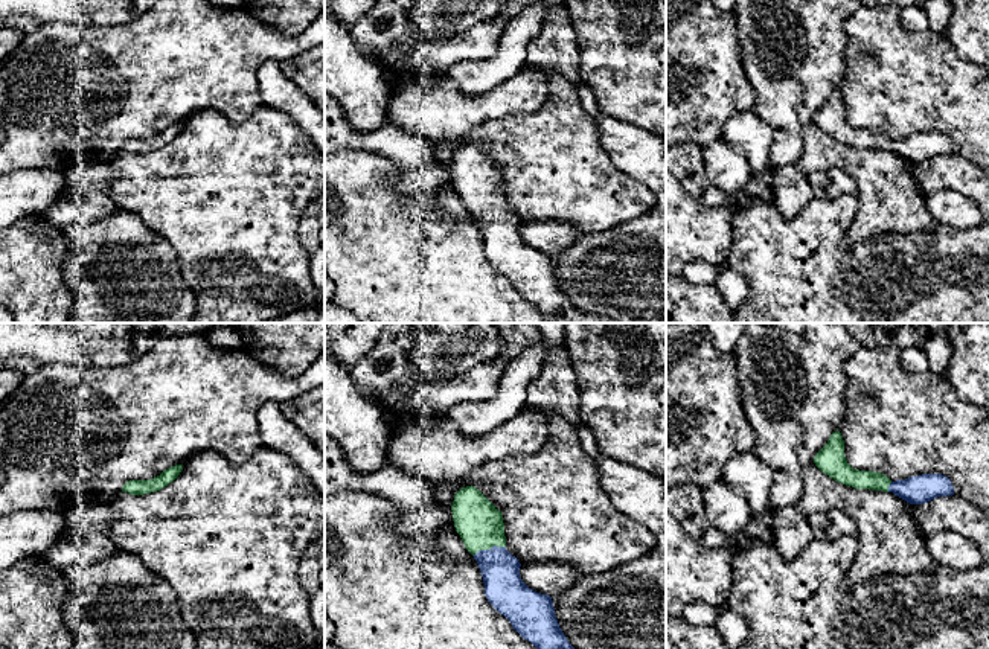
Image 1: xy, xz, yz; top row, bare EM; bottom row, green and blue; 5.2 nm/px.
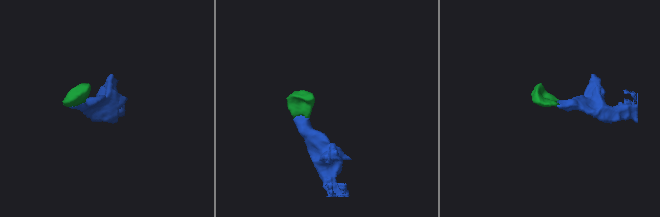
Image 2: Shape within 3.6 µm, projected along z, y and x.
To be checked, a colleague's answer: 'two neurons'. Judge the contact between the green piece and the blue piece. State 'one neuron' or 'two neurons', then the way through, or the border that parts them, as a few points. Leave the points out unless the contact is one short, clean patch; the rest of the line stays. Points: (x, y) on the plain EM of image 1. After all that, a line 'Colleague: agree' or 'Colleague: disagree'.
one neuron; runs through xz (480, 185), (488, 207), (500, 229), (505, 249)
Colleague: disagree

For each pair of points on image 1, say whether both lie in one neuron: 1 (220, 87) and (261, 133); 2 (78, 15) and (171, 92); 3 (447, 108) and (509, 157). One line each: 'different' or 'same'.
1: different
2: different
3: different

